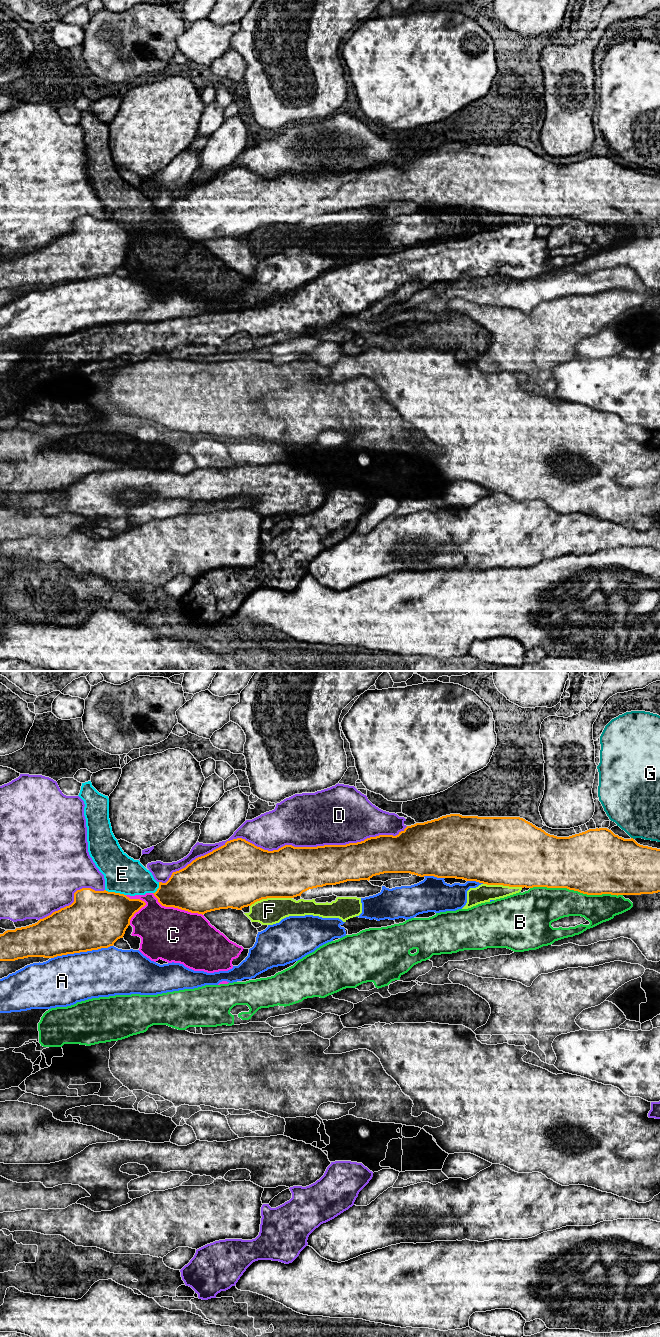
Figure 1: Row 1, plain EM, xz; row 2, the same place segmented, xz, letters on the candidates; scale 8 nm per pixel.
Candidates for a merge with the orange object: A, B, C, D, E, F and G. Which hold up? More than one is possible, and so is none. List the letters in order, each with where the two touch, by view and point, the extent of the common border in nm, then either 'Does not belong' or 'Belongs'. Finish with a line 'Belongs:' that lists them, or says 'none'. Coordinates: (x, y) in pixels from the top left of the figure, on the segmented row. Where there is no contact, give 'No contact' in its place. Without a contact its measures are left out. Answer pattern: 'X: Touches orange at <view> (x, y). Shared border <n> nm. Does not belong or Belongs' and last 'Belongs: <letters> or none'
A: Touches orange at xz (81, 951). Shared border 500 nm. Does not belong
B: Touches orange at xz (576, 890). Shared border 750 nm. Does not belong
C: Touches orange at xz (176, 907). Shared border 440 nm. Does not belong
D: Touches orange at xz (283, 846). Shared border 2050 nm. Does not belong
E: Touches orange at xz (114, 892). Shared border 180 nm. Does not belong
F: Touches orange at xz (270, 897). Shared border 340 nm. Does not belong
G: Touches orange at xz (632, 838). Shared border 30 nm. Does not belong
Belongs: none

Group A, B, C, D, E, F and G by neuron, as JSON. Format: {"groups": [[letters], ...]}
{"groups": [["A"], ["B"], ["C", "E"], ["D"], ["F"], ["G"]]}

